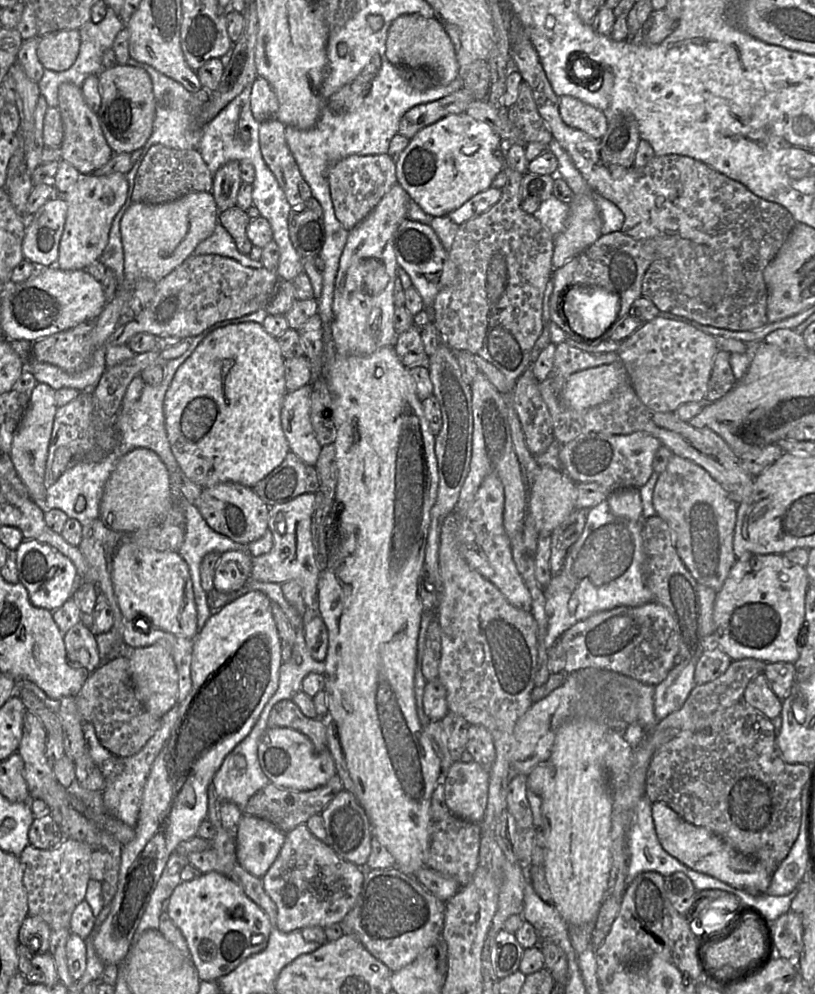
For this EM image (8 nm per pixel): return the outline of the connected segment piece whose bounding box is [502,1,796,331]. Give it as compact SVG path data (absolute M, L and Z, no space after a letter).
M502 1L502 10L504 11L505 27L509 33L510 57L512 67L520 72L523 81L528 83L528 85L530 86L538 112L548 126L553 138L558 141L561 147L568 153L574 166L581 173L591 191L612 201L615 205L619 207L619 209L624 213L625 216L625 220L620 231L602 235L596 242L594 242L584 251L576 255L573 259L568 261L563 267L553 271L552 279L554 281L554 287L549 301L550 315L555 315L555 312L557 312L564 321L567 320L567 318L563 315L563 313L565 313L564 302L567 293L573 286L582 285L590 287L601 287L609 292L617 294L620 300L618 320L629 315L629 310L633 302L639 297L643 296L651 300L660 311L670 312L678 316L683 316L704 325L734 331L755 330L765 326L768 323L766 315L768 293L763 277L763 271L768 263L775 257L784 242L787 240L788 236L790 235L792 229L796 224L796 221L794 220L791 213L786 208L775 202L767 201L756 196L738 181L735 181L725 176L724 174L715 171L705 163L690 158L688 156L676 154L654 156L645 166L639 168L636 168L634 166L625 168L617 165L606 165L601 160L599 154L600 140L593 138L584 131L568 126L562 120L559 112L559 97L553 91L551 84L546 77L535 47L525 33L521 23L512 14L510 6L507 2Z

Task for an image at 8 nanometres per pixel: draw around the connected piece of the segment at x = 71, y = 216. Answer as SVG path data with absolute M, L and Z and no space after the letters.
M120 172L104 176L80 175L63 196L68 210L56 262L58 268L65 271L83 270L100 259L109 240L112 222L126 202L128 187L126 174Z

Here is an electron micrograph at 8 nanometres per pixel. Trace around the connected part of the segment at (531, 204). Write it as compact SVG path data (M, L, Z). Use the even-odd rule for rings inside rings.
M527 172L521 183L521 208L532 215L552 195L555 177Z

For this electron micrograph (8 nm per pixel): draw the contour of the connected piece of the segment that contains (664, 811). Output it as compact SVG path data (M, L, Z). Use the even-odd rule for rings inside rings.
M664 802L652 803L652 816L663 849L687 867L712 876L750 895L766 894L773 872L769 872L760 861L736 851L725 840L705 827L685 821Z

